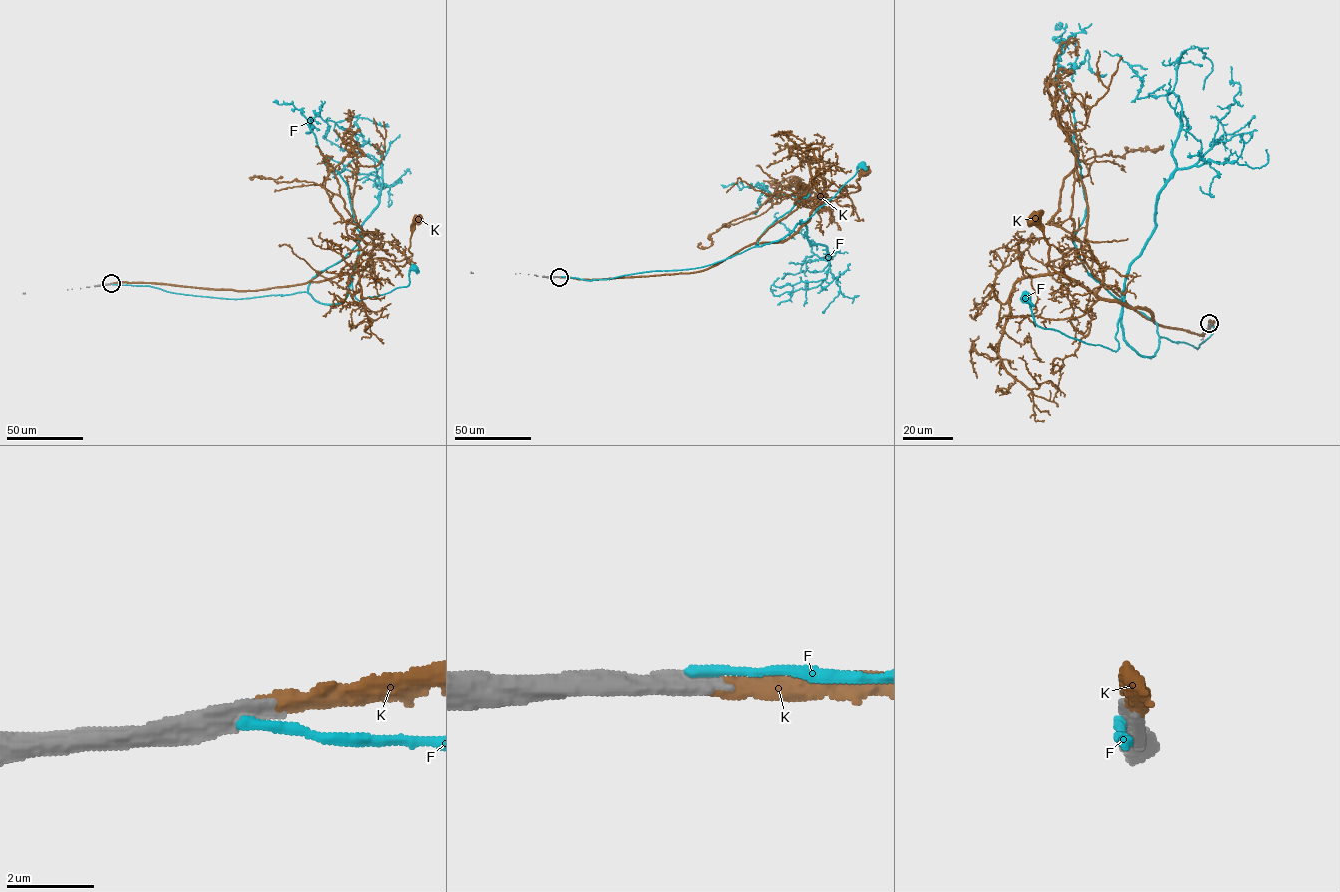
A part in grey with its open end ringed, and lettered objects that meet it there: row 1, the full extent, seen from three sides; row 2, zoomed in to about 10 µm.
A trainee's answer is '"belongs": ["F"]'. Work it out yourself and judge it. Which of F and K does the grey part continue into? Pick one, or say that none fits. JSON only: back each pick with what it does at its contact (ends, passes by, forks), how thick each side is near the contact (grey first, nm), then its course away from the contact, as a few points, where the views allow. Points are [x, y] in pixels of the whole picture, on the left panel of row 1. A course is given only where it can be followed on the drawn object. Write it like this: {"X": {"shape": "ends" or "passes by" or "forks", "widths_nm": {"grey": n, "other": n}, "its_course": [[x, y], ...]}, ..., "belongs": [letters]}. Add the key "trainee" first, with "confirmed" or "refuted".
{"trainee": "refuted", "K": {"shape": "ends", "widths_nm": {"grey": 550, "other": 380}, "its_course": [[111, 283], [258, 290], [325, 281], [359, 271], [371, 259], [400, 261], [411, 256], [408, 249], [416, 218]]}, "belongs": ["K"]}

